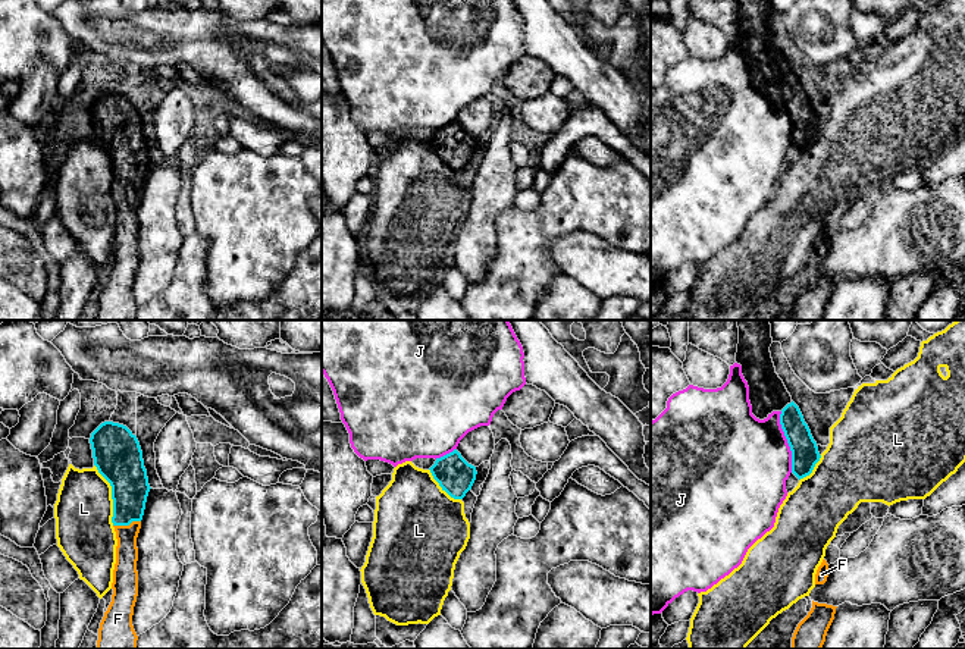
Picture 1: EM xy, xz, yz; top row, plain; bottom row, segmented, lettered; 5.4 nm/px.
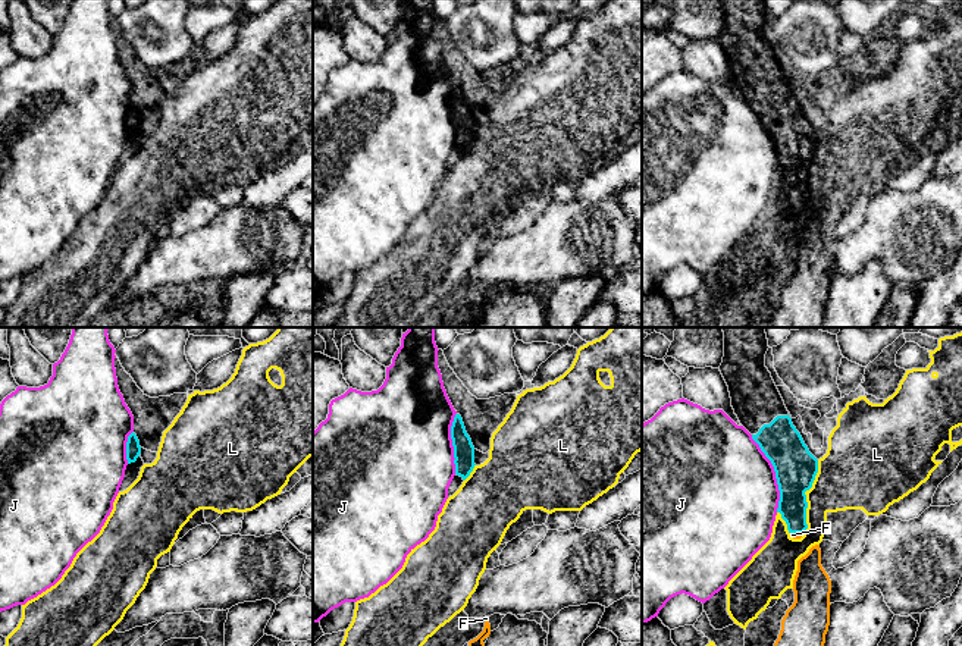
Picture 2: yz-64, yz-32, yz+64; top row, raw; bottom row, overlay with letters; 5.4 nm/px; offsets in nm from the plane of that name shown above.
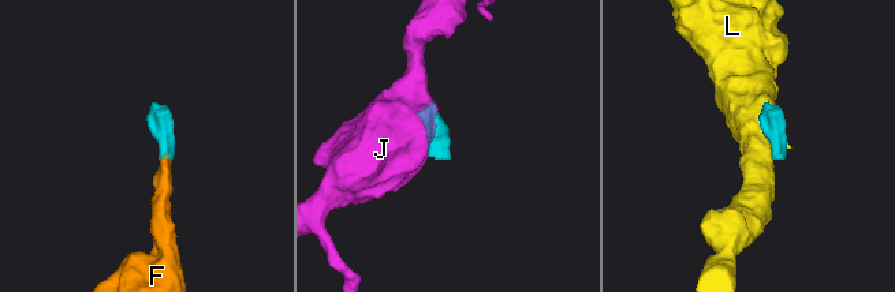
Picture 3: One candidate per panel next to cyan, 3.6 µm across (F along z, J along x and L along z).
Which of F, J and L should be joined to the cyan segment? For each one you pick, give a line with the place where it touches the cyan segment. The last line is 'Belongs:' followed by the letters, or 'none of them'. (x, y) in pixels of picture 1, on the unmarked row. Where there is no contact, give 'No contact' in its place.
F: Touches cyan at xy (127, 196)
Belongs: F

